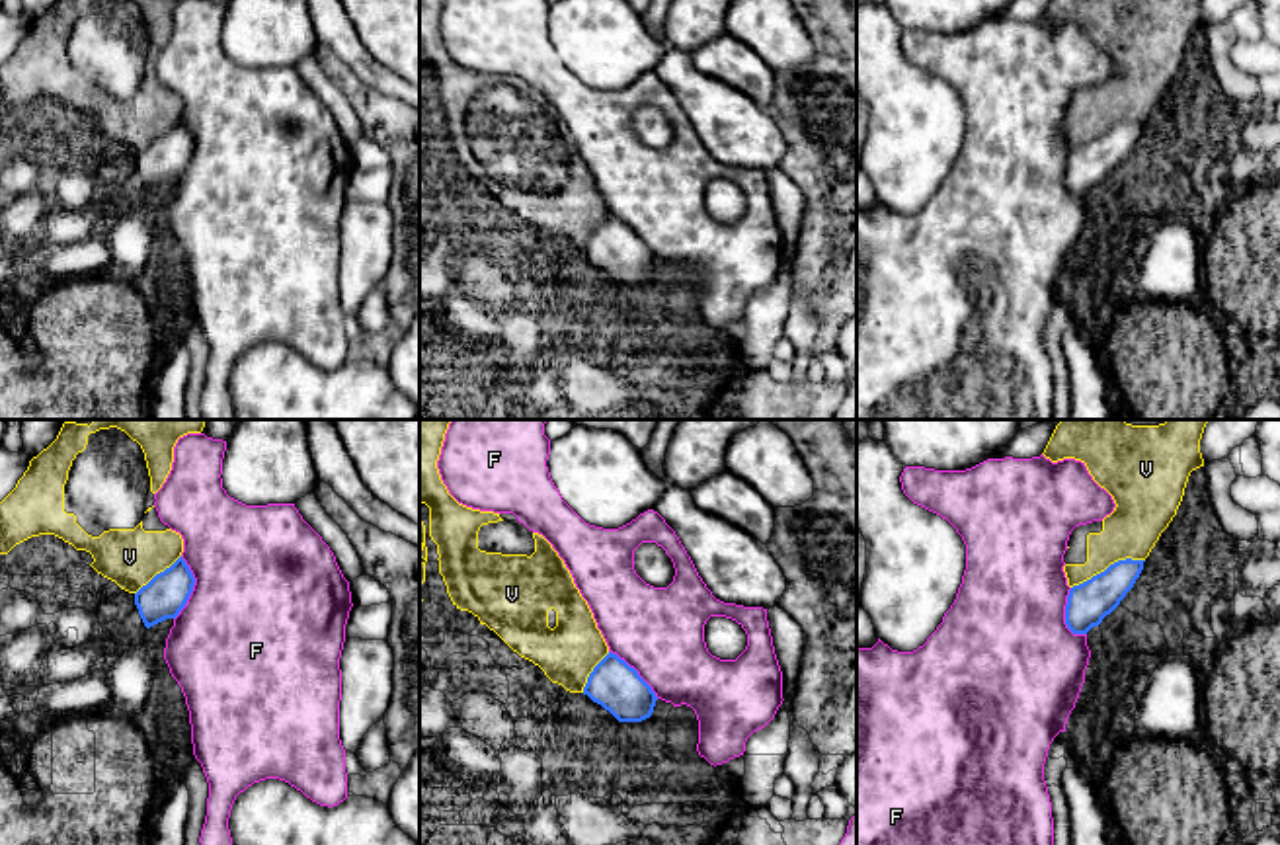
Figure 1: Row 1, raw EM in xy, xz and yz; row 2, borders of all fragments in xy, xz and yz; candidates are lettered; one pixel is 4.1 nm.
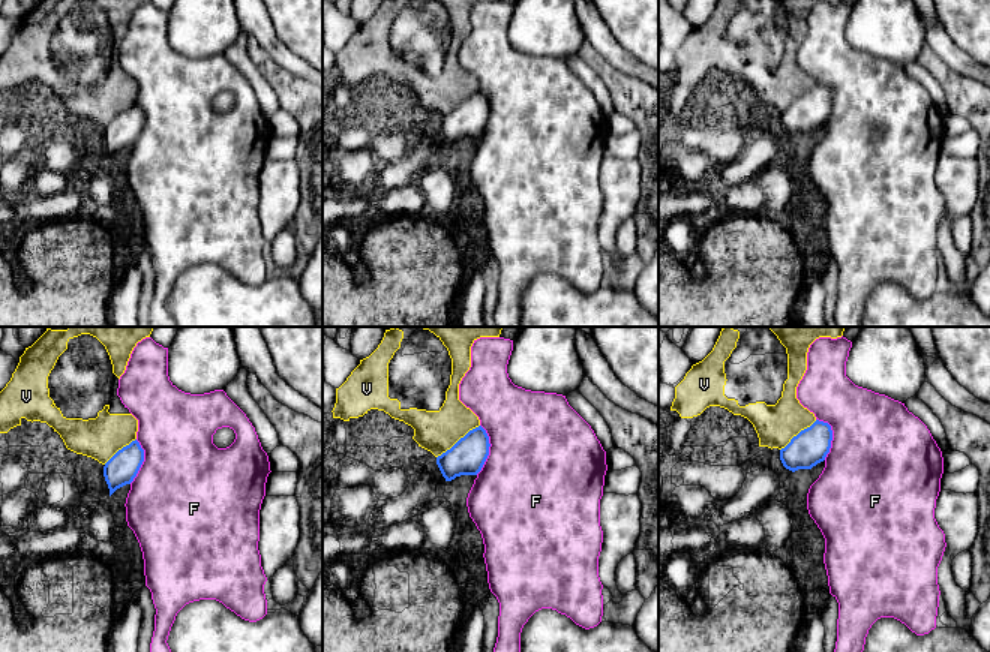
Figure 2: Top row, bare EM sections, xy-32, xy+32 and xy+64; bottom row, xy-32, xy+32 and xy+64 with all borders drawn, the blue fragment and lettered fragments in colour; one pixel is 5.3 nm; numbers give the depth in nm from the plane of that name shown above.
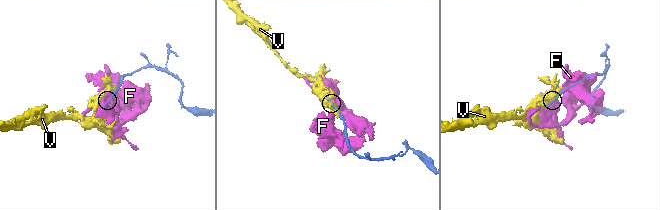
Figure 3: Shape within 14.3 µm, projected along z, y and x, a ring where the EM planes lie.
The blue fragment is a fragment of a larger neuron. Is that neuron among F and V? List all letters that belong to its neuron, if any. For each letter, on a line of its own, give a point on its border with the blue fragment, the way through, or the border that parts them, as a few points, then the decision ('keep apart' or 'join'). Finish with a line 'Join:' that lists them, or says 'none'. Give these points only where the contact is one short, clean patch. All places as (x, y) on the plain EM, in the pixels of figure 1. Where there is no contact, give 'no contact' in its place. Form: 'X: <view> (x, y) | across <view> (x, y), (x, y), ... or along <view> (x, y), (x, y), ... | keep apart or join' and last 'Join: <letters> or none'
F: xy (192, 151) | join
V: yz (1109, 129) | keep apart
Join: F

